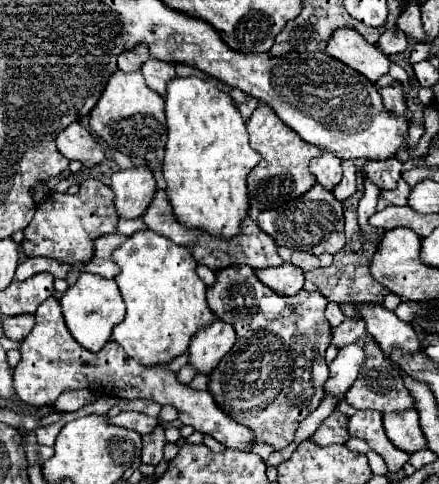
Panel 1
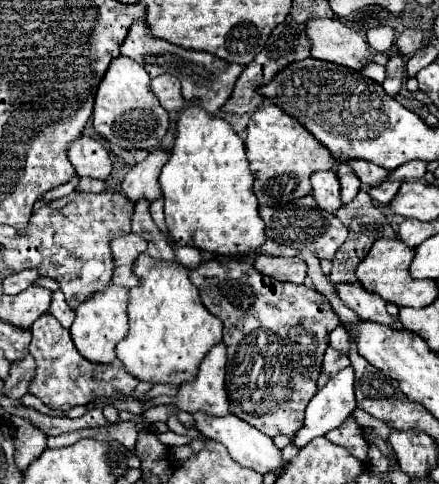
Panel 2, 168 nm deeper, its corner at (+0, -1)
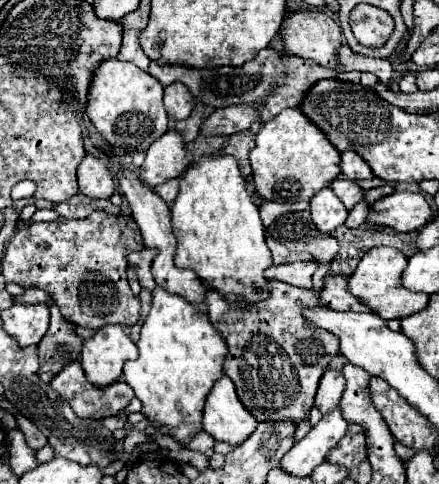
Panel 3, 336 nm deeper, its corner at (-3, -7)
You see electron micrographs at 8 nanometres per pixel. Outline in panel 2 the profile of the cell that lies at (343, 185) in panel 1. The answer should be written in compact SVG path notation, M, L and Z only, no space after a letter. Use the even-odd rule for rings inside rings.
M345 163L337 165L337 177L339 177L339 183L341 183L341 201L349 203L357 195L361 181L353 173L353 169L349 165L345 165Z

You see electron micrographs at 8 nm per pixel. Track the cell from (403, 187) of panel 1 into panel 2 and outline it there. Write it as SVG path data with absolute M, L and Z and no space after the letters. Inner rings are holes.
M385 181L385 183L381 183L381 185L377 185L377 187L371 187L367 193L371 195L371 199L375 199L377 203L381 203L381 205L387 205L393 197L395 197L395 193L399 191L399 181Z

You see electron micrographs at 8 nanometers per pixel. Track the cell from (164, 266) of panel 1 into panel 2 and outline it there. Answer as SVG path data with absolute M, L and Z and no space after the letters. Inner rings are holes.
M143 253L135 261L135 275L141 279L141 283L139 287L131 289L129 335L117 345L117 359L139 381L181 387L185 381L193 381L193 377L197 377L197 365L201 365L205 353L209 353L215 343L221 343L223 323L203 307L195 285L189 281L189 271L183 265L157 261Z

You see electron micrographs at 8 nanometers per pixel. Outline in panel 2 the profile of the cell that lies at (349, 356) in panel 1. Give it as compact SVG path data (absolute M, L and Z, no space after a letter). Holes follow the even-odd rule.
M347 367L327 381L323 389L309 401L305 423L293 437L293 445L303 449L315 437L323 437L327 431L337 429L355 409L353 395L353 369Z

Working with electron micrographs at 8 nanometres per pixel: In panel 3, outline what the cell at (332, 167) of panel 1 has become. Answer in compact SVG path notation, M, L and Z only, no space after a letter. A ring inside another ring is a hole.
M330 187L320 189L310 199L310 213L312 221L318 225L322 233L334 233L334 229L342 225L348 217L348 211L342 207L342 201L334 195Z

